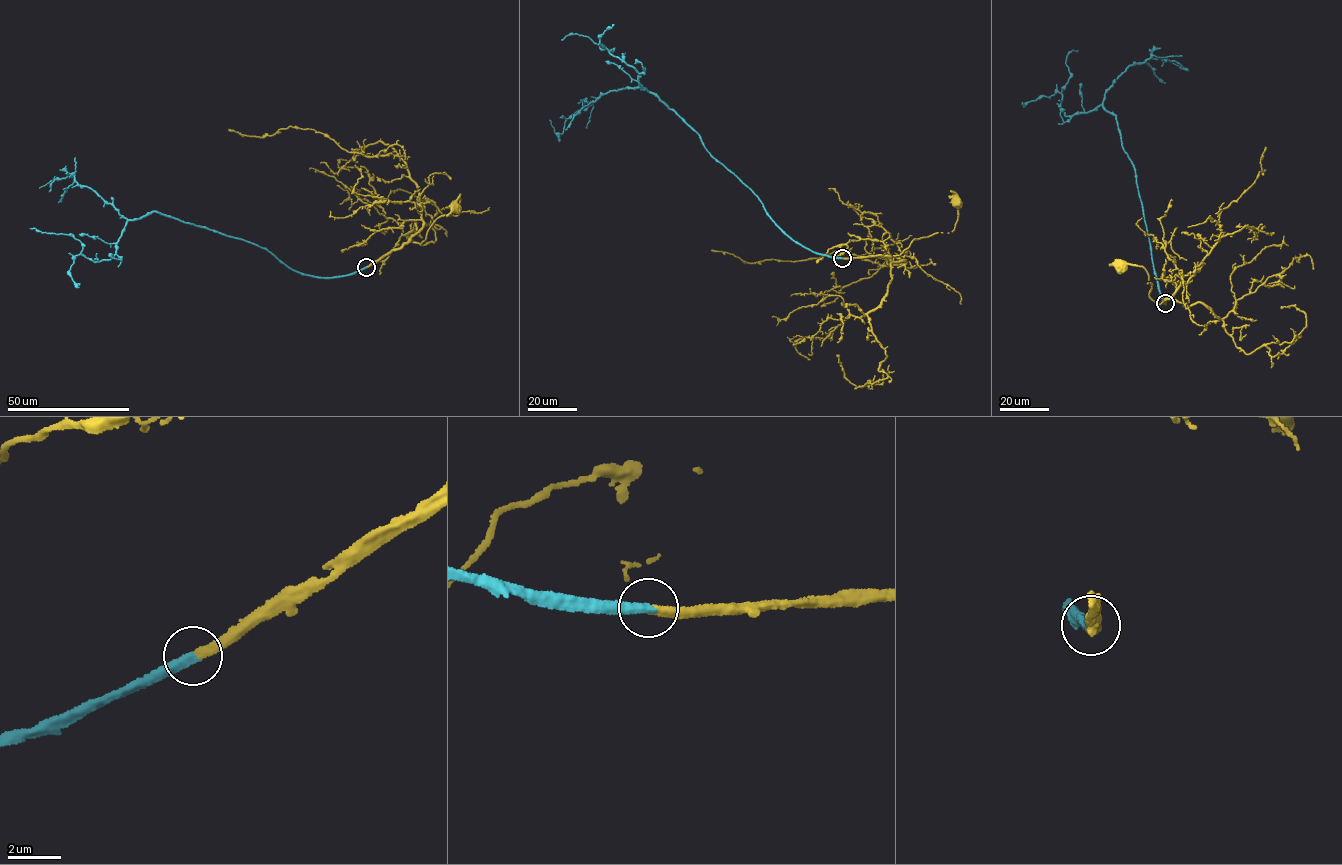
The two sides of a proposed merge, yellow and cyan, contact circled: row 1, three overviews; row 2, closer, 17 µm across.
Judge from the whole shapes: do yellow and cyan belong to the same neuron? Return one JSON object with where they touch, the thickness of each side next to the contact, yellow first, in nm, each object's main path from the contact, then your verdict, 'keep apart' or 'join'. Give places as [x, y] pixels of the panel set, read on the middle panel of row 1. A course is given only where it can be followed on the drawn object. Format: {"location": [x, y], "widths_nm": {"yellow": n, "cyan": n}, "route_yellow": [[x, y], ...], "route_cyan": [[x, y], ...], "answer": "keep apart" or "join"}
{"location": [842, 258], "widths_nm": {"yellow": 340, "cyan": 400}, "route_yellow": [[842, 258], [899, 255], [914, 239], [949, 233], [958, 218], [958, 202]], "route_cyan": [[842, 258], [815, 253], [784, 234], [750, 189], [612, 49], [576, 34], [561, 40]], "answer": "join"}

